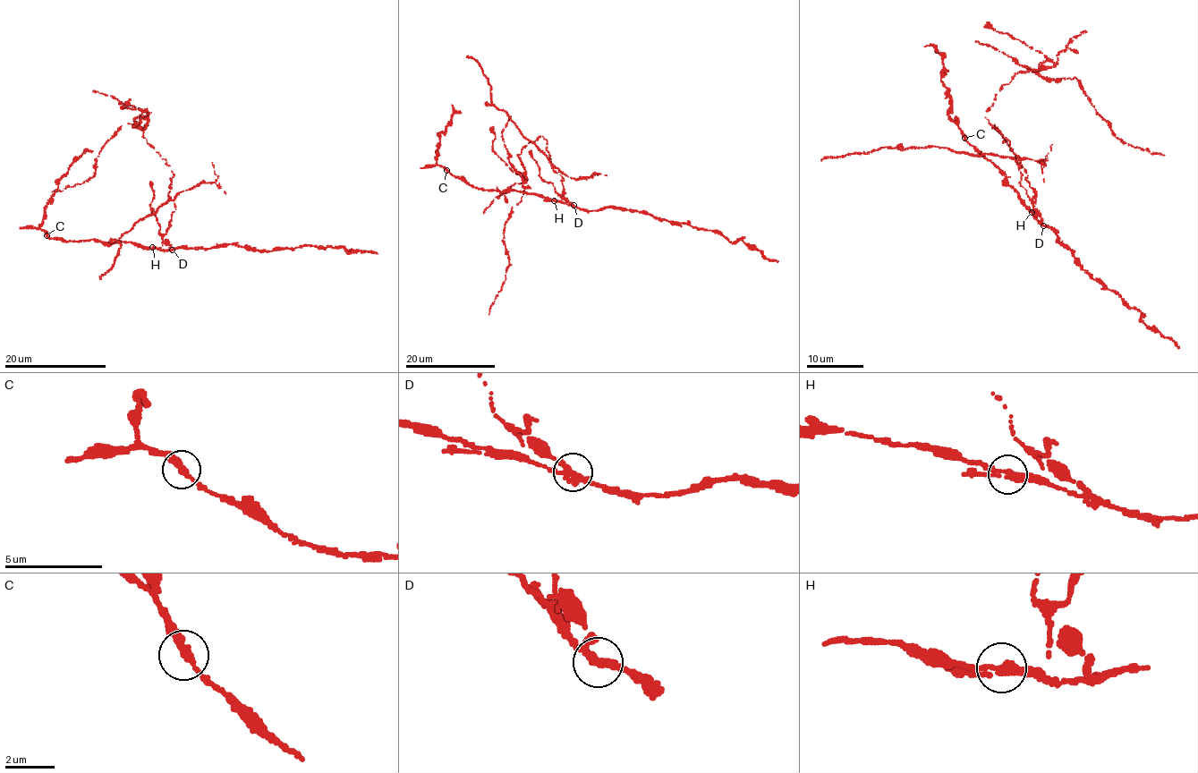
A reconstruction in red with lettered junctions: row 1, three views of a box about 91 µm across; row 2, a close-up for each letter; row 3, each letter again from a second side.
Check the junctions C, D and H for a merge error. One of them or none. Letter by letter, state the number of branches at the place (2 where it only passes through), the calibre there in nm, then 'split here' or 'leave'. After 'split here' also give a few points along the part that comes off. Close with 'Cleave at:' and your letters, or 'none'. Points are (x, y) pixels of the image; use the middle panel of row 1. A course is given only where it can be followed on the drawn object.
C: 2 branches meet; 320 nm thick; leave
D: 3 branches meet; 280 nm thick; split here; foreign part runs (573, 205), (547, 140), (528, 143), (518, 155), (522, 200), (503, 233), (505, 279), (488, 314)
H: 3 branches meet; 260 nm thick; leave
Cleave at: D

